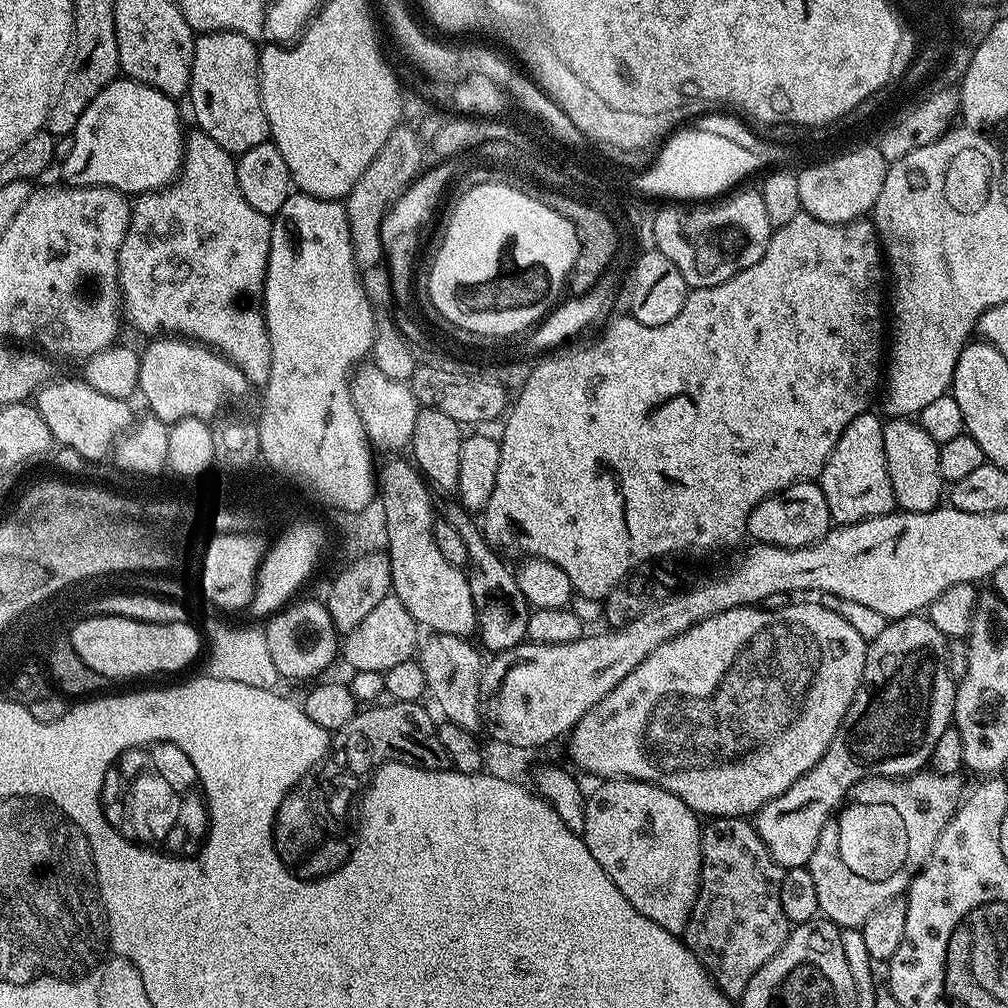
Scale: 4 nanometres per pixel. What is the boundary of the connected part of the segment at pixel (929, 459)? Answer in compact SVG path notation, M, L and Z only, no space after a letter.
M895 417L885 423L883 444L897 505L907 512L932 511L941 503L940 496L944 490L938 466L940 450L936 440L930 438L930 434L917 421L907 417Z

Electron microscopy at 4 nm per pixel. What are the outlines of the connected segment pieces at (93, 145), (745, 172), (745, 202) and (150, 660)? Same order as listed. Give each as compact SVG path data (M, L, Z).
M117 78L86 106L86 114L72 132L74 147L70 156L62 161L64 168L63 183L77 188L113 188L115 192L124 192L132 180L132 159L136 156L136 116L140 116L140 189L141 193L159 192L167 189L179 177L184 166L184 142L186 127L180 121L180 108L175 99L136 80Z
M692 126L689 132L684 131L673 131L667 137L668 145L657 154L652 166L645 169L648 198L656 192L666 192L676 202L704 202L709 198L720 198L731 193L739 180L759 170L761 153L729 142L722 138L722 134L706 134L706 130L699 126Z
M758 190L739 192L719 202L664 208L653 218L652 240L656 243L653 244L655 251L666 254L666 258L670 258L670 262L674 262L678 270L682 270L682 278L688 283L689 289L718 286L718 282L726 282L726 278L734 278L734 274L754 266L760 261L762 254L766 254L766 246L774 231L770 214L766 214L766 202L762 202L762 194Z
M94 616L77 620L71 625L72 649L98 674L102 674L105 681L132 680L135 676L156 676L159 672L180 672L188 668L200 656L200 632L192 622L175 624L148 624L136 621L134 618L118 616Z

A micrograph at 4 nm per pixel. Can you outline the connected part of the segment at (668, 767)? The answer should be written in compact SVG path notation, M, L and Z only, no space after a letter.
M792 602L782 610L773 612L765 612L760 606L741 606L722 614L714 614L690 626L690 630L678 634L673 640L667 640L662 646L658 646L658 650L650 653L633 672L626 674L626 678L622 678L622 682L618 682L618 686L614 686L614 690L606 694L606 698L599 700L572 728L572 756L576 759L577 766L592 776L645 780L647 784L657 784L662 790L682 798L682 802L686 802L686 806L690 806L701 817L751 817L768 802L790 790L794 782L801 780L826 754L834 738L840 735L840 727L844 725L846 714L860 688L867 653L868 644L862 634L858 634L858 630L854 630L850 622L838 618L834 610L826 610L819 602Z

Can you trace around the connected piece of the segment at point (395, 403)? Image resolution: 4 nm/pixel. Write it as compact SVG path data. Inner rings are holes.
M371 362L361 363L351 375L351 400L354 402L356 413L363 423L369 439L379 448L386 450L407 449L417 426L417 418L422 408L411 385L396 380L380 370Z

